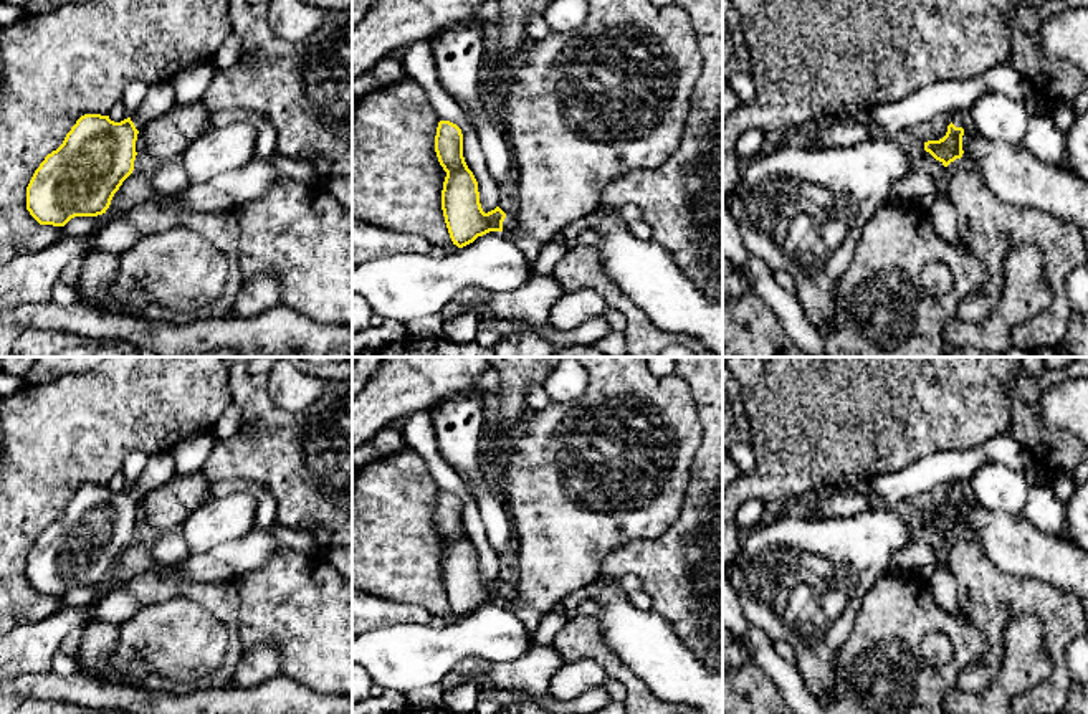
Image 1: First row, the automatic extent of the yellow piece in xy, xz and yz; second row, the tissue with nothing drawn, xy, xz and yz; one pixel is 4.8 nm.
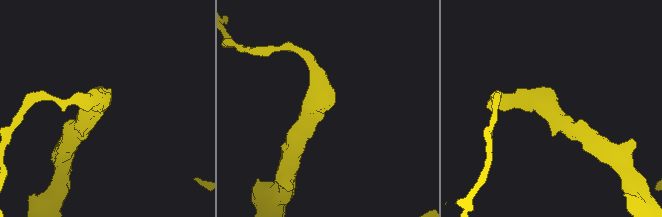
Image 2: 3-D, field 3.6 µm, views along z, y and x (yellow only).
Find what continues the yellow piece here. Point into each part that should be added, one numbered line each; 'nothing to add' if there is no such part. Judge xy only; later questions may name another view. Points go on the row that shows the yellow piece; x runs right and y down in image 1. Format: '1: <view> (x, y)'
1: xy (161, 98)

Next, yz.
1: yz (959, 119)

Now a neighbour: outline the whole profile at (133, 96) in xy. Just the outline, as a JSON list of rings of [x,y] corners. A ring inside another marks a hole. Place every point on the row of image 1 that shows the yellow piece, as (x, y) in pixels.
[[[132,81],[124,91],[121,102],[127,109],[129,117],[139,109],[142,104],[146,94],[147,94],[149,84],[141,81]]]

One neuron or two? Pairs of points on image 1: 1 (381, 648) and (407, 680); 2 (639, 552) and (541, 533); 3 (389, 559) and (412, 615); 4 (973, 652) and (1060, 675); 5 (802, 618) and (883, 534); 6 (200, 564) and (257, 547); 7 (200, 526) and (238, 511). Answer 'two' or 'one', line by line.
1: one
2: two
3: two
4: two
5: one
6: one
7: one

